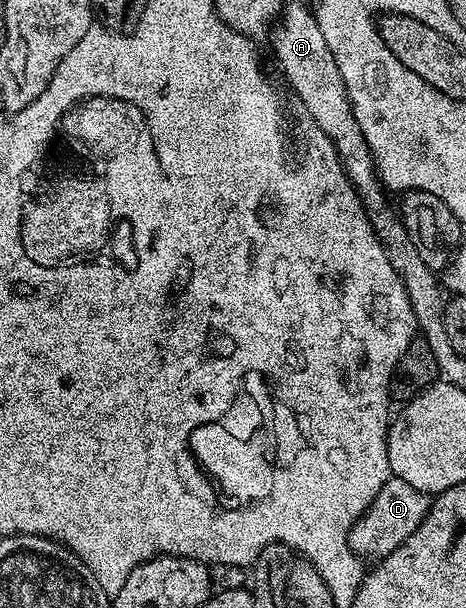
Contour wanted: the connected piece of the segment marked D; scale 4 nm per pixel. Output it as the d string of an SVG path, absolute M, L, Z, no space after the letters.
M394 477L387 479L385 485L381 485L381 493L373 497L363 515L353 525L347 543L355 550L356 555L378 561L383 556L393 553L393 549L400 547L417 529L417 525L425 521L432 502L432 496L413 489L413 485L408 485L406 481Z

